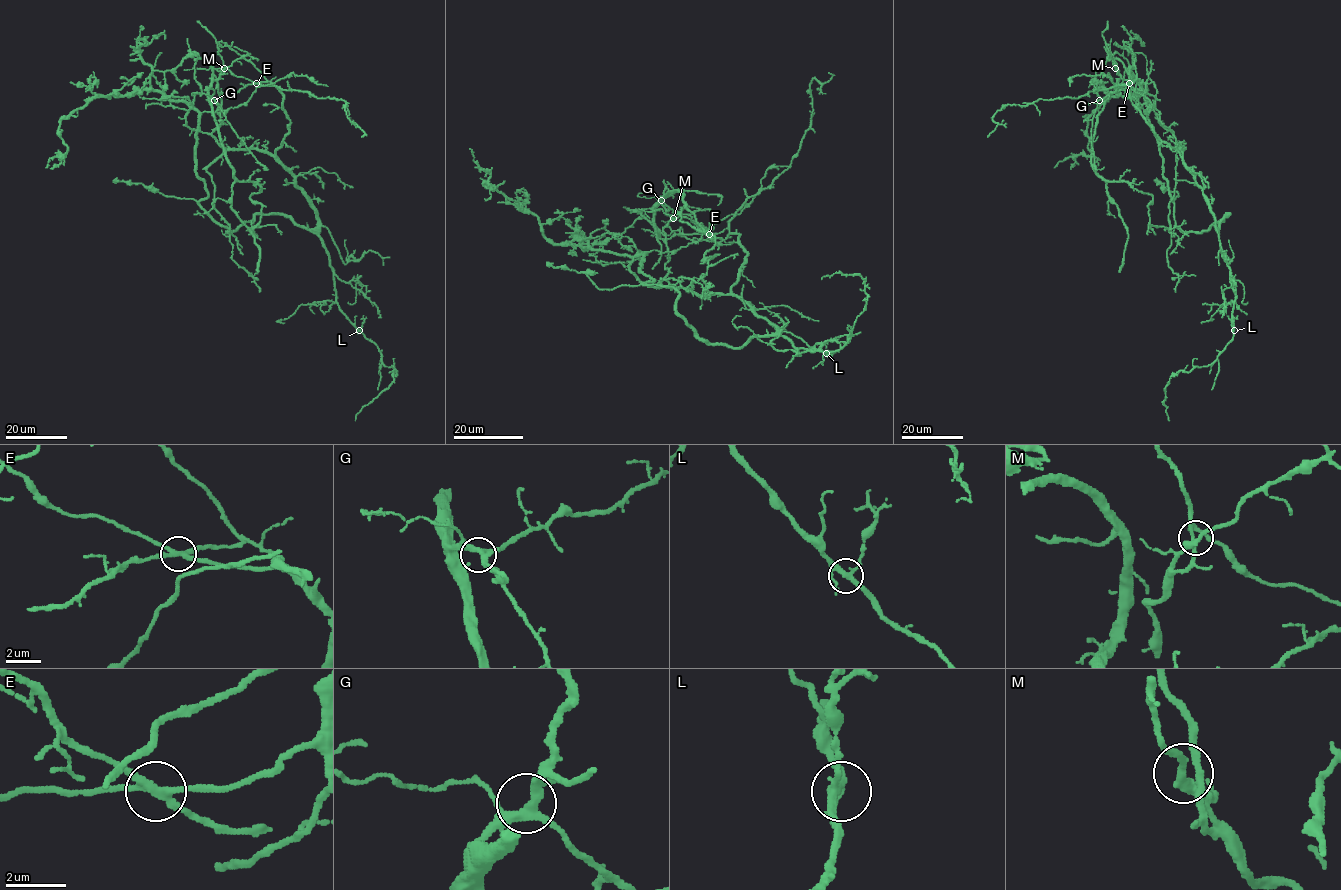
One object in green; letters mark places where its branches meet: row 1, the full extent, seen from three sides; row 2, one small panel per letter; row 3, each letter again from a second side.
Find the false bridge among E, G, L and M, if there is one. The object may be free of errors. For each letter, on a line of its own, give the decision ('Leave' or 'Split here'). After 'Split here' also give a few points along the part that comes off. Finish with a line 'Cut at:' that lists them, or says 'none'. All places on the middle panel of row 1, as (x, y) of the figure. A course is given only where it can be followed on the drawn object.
E: Split here. Course of the part to remove: (709, 234), (655, 205), (678, 191), (714, 236), (702, 260), (716, 256), (702, 278), (707, 297), (714, 292)
G: Leave
L: Leave
M: Leave
Cut at: E

